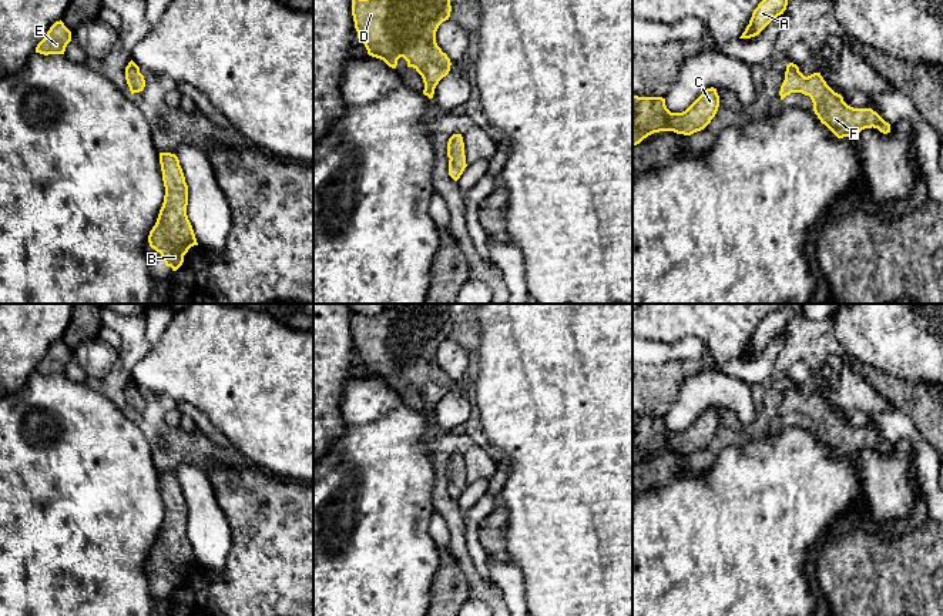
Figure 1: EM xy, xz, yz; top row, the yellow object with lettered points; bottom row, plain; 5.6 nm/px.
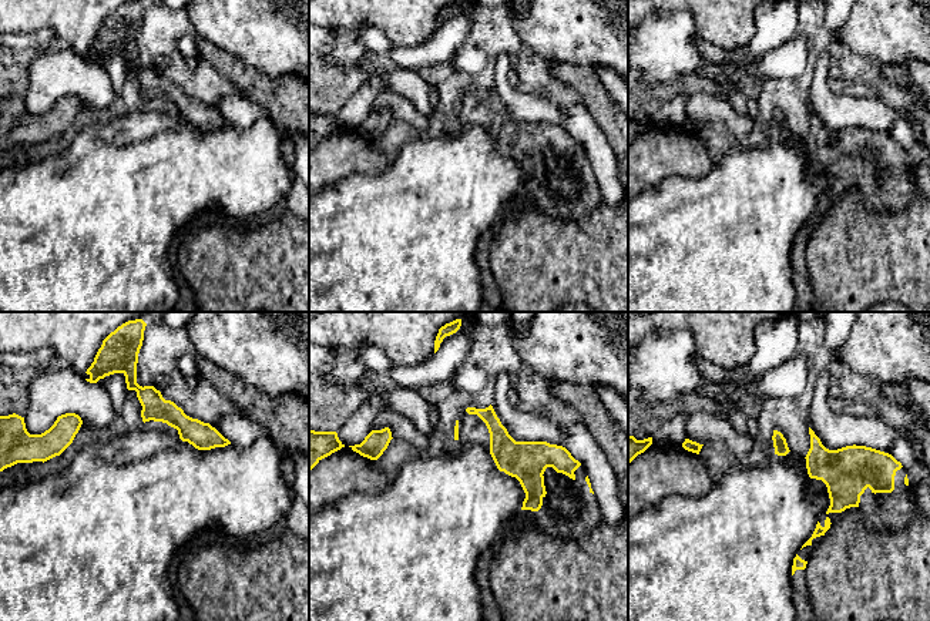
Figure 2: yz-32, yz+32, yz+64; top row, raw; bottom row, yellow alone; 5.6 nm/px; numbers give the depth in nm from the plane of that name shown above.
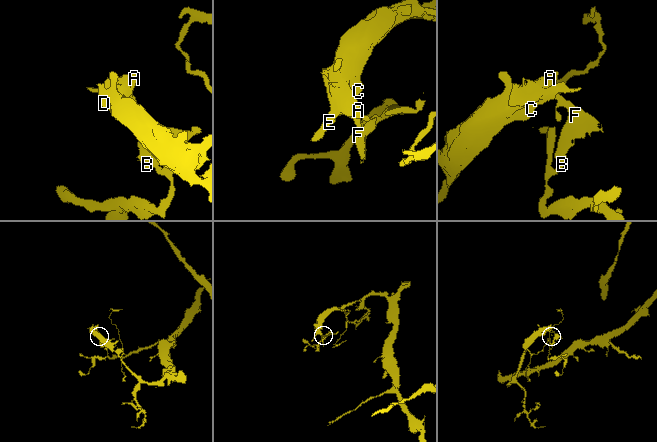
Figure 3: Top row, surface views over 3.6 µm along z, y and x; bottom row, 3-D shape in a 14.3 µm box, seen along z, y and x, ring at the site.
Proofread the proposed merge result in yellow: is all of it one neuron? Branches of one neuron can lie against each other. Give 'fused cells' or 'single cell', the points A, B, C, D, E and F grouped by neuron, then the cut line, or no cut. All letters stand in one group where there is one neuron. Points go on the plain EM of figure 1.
single cell; groups A B C D E F; cut none

